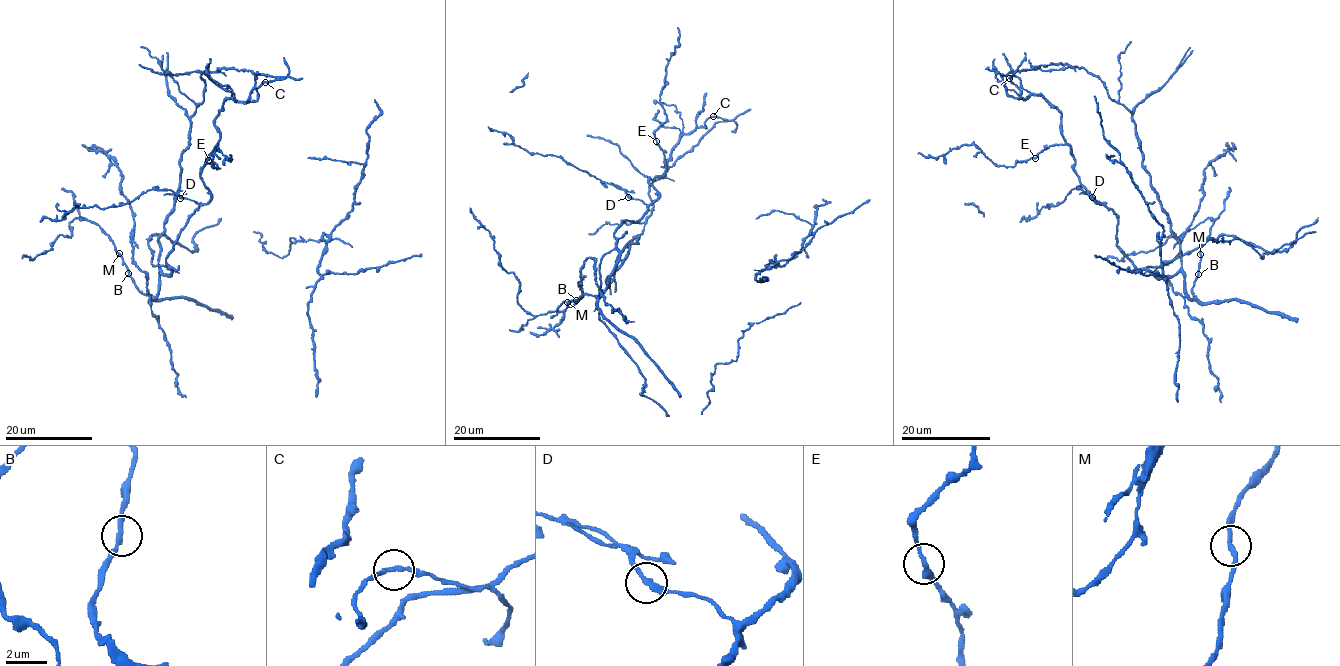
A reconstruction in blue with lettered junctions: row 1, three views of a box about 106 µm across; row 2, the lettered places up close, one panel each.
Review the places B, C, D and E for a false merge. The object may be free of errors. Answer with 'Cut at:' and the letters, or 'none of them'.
Cut at: none of them

